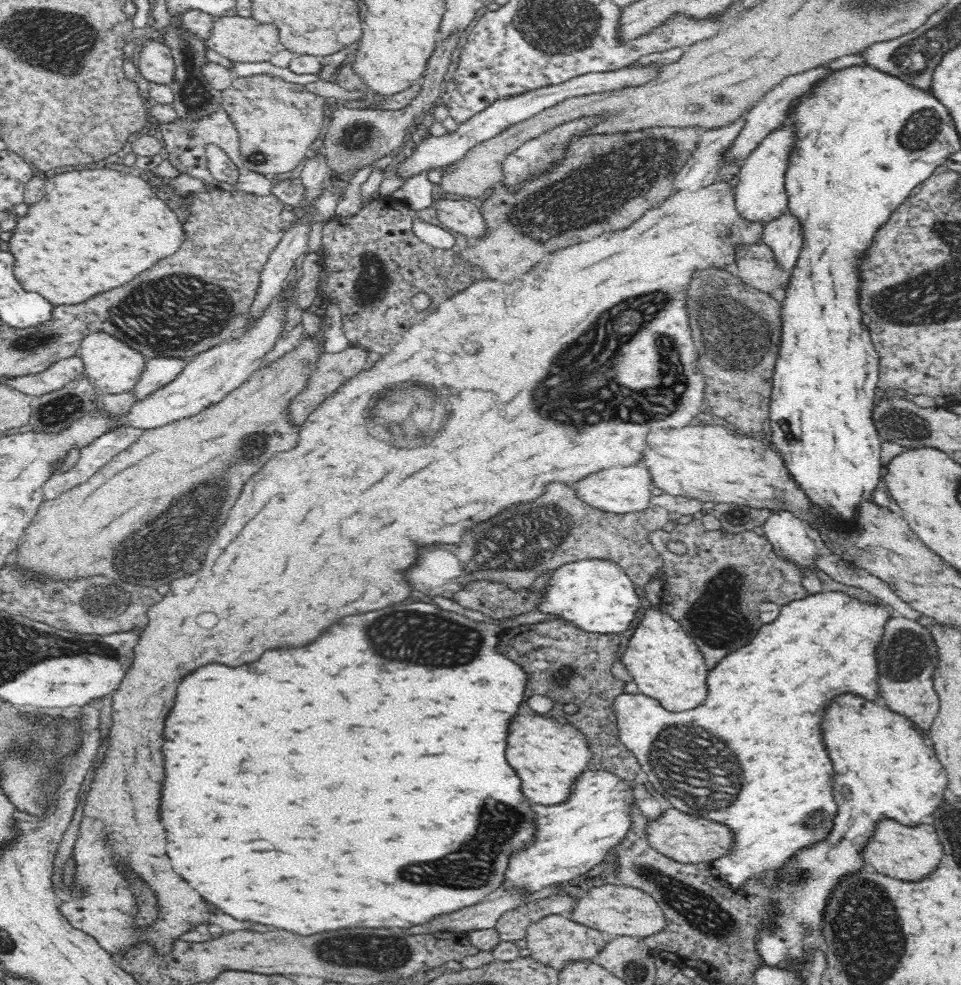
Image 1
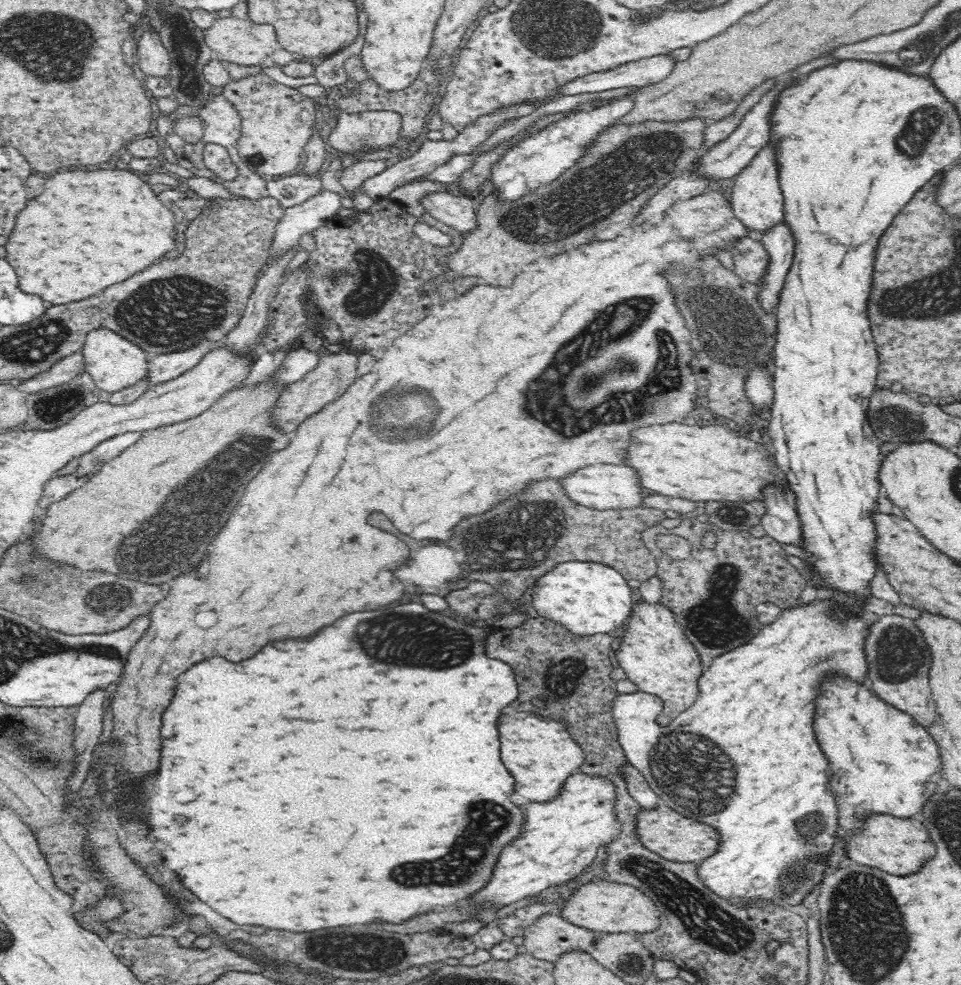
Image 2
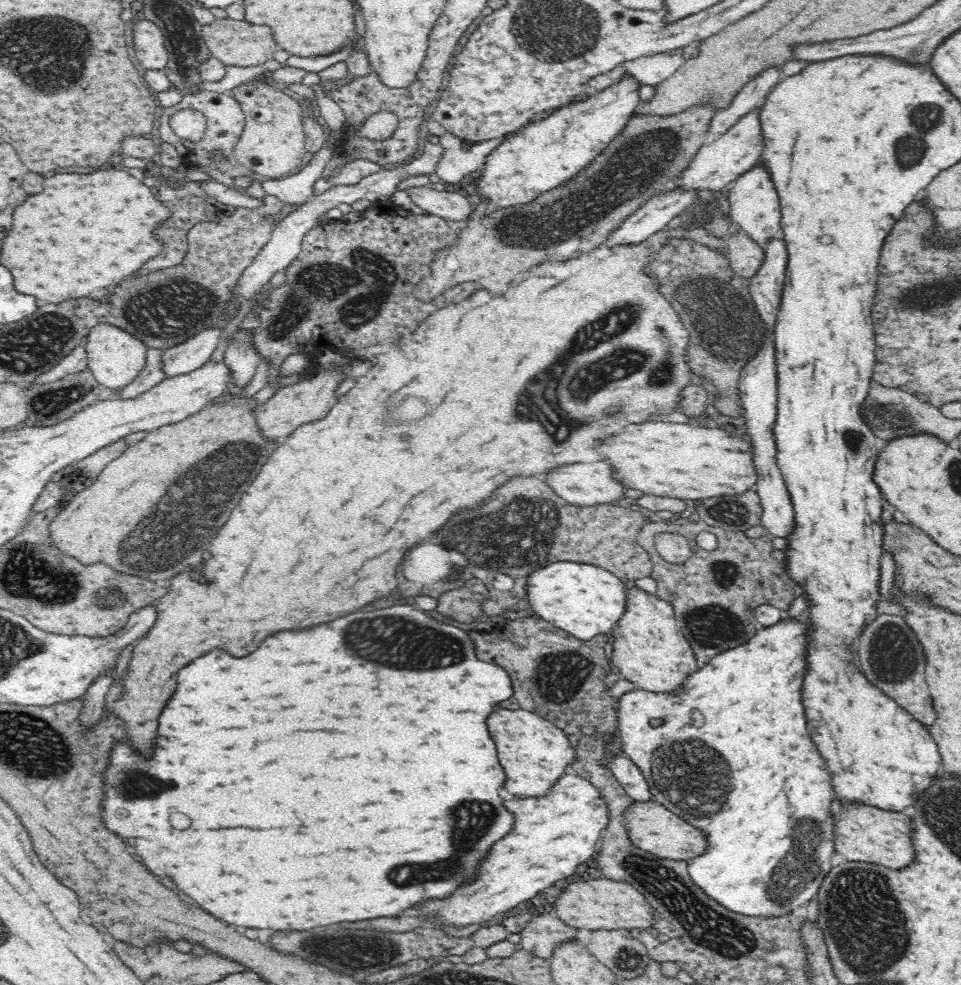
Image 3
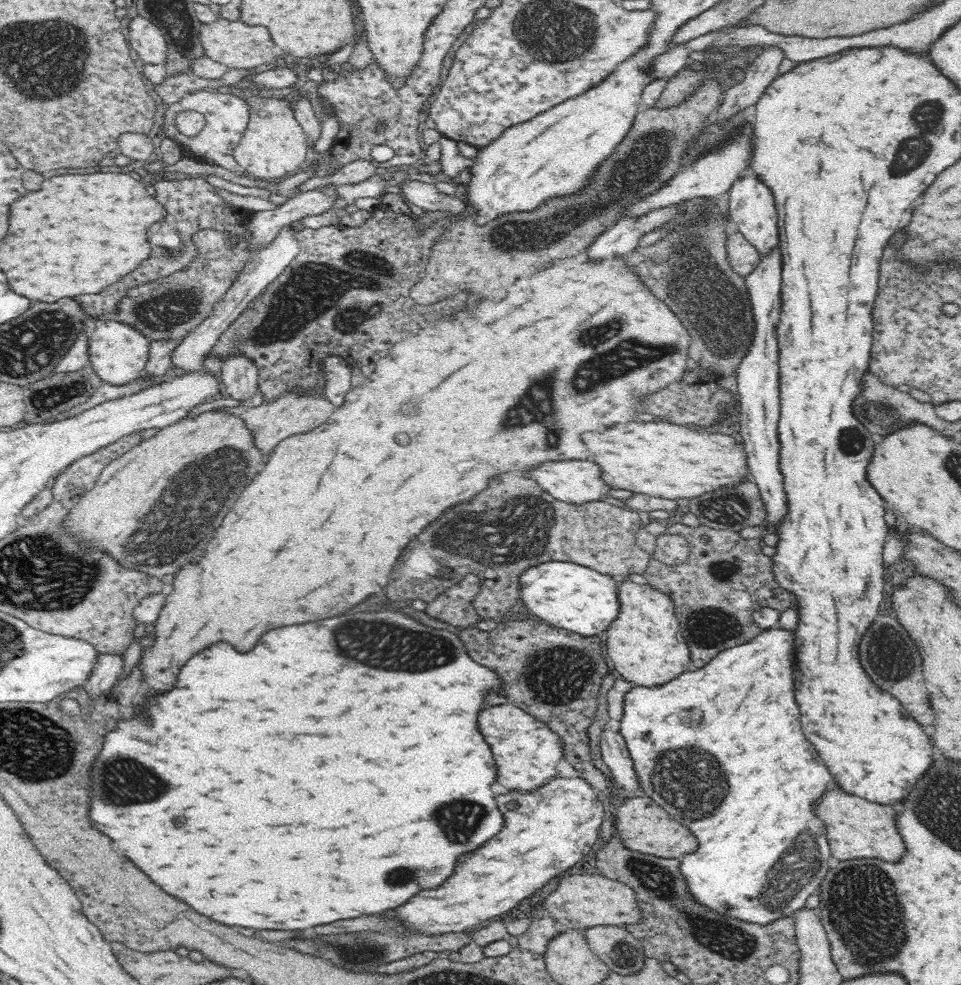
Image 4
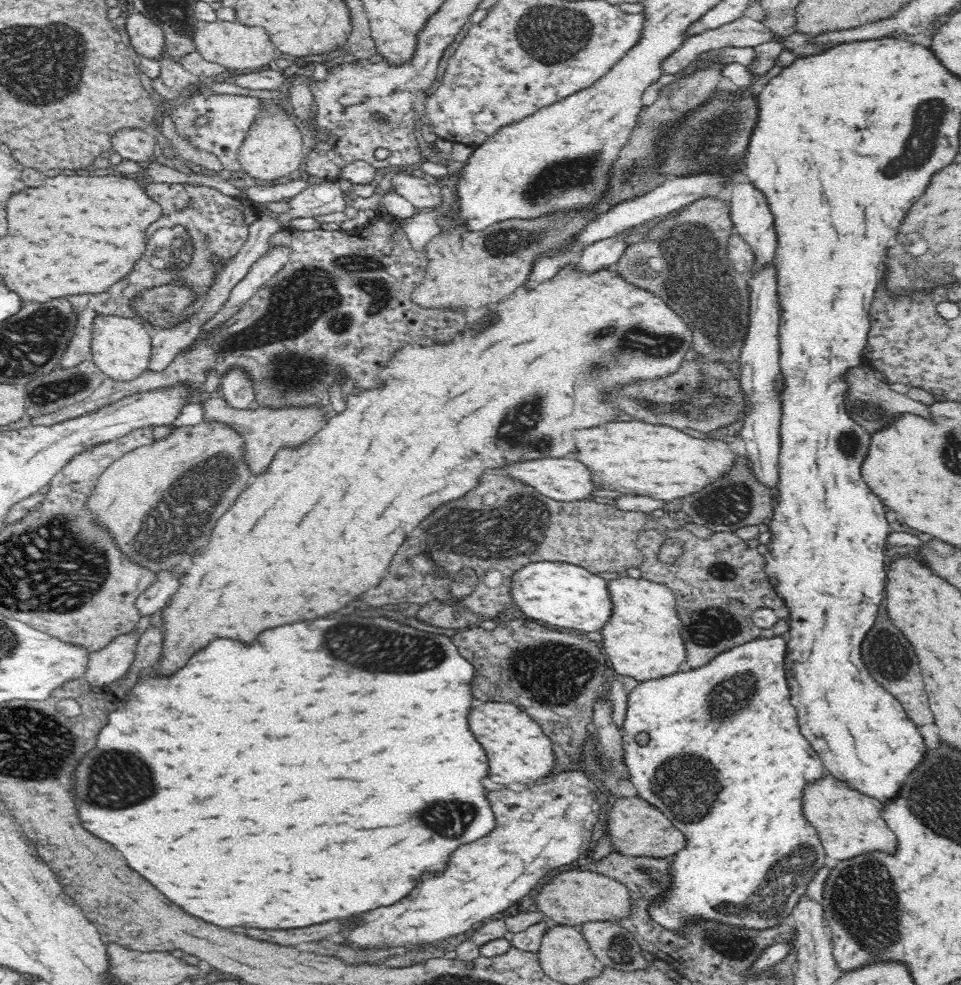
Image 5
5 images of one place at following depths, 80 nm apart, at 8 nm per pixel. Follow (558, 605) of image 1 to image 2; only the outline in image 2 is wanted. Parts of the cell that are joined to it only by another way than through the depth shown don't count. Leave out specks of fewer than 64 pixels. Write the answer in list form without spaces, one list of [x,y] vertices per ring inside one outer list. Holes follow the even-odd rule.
[[[570,561],[554,566],[531,589],[531,611],[558,621],[580,636],[612,633],[625,626],[637,600],[636,592],[615,567],[601,562]]]

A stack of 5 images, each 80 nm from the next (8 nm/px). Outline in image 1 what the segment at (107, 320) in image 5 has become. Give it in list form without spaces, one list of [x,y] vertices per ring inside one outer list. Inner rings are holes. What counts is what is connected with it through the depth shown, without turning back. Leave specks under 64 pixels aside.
[[[96,332],[84,338],[80,344],[78,356],[83,362],[86,377],[97,388],[100,395],[131,392],[138,377],[144,372],[146,362],[146,358],[128,347],[128,344],[104,332]]]

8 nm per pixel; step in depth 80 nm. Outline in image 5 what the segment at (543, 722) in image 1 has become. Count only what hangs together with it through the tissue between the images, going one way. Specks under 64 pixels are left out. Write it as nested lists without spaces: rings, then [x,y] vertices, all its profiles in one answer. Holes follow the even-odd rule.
[[[500,702],[500,704],[482,704],[472,710],[472,730],[476,730],[476,738],[480,738],[480,742],[484,742],[484,748],[488,750],[494,782],[504,784],[504,786],[508,786],[508,784],[522,784],[522,786],[534,784],[534,782],[550,776],[556,766],[556,754],[552,748],[554,742],[548,734],[544,733],[542,725],[526,712],[522,712],[520,708],[518,705]]]

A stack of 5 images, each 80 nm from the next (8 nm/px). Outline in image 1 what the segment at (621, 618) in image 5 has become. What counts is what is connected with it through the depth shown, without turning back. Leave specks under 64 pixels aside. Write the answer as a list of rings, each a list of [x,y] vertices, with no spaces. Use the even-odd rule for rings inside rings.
[[[647,609],[630,640],[624,658],[620,658],[640,692],[655,698],[670,711],[685,711],[698,708],[708,696],[706,659],[688,632],[682,632],[682,624],[676,622],[662,609]]]

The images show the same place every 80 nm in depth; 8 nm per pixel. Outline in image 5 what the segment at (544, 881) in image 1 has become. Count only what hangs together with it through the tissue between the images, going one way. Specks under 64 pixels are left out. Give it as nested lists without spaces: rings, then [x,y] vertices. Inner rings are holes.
[[[568,770],[548,783],[528,788],[528,792],[492,792],[492,808],[496,810],[496,818],[500,818],[496,834],[484,838],[484,842],[476,842],[476,846],[456,850],[456,858],[452,858],[452,866],[448,866],[444,878],[436,878],[436,882],[428,878],[404,902],[366,914],[360,926],[350,930],[348,940],[360,946],[432,943],[459,936],[474,924],[504,912],[534,890],[548,872],[568,866],[580,854],[588,852],[594,826],[600,822],[600,804],[593,788],[584,772]]]

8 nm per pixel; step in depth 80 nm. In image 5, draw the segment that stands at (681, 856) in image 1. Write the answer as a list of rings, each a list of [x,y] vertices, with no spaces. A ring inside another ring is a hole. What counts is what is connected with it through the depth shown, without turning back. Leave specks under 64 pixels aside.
[[[638,796],[620,798],[609,810],[608,824],[614,842],[612,846],[616,846],[616,851],[622,851],[625,855],[644,855],[662,860],[664,857],[673,857],[676,852],[688,846],[688,838],[682,834],[682,830],[678,830],[664,816],[664,812],[660,812],[644,798]]]

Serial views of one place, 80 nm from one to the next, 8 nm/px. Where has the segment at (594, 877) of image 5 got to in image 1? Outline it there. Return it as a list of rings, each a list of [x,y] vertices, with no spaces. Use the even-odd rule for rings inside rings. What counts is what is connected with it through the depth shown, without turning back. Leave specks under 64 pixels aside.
[[[607,882],[583,894],[569,917],[584,926],[602,931],[611,938],[632,936],[648,940],[662,932],[668,924],[666,913],[650,894],[627,885],[609,885]]]

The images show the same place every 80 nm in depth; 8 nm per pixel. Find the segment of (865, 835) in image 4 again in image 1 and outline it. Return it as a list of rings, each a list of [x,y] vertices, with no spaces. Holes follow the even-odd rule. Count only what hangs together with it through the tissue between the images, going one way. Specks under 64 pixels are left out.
[[[884,821],[879,823],[874,838],[868,842],[863,854],[864,861],[872,864],[880,874],[886,874],[904,882],[920,882],[940,866],[940,860],[944,858],[944,848],[934,826],[908,829],[896,821]]]

